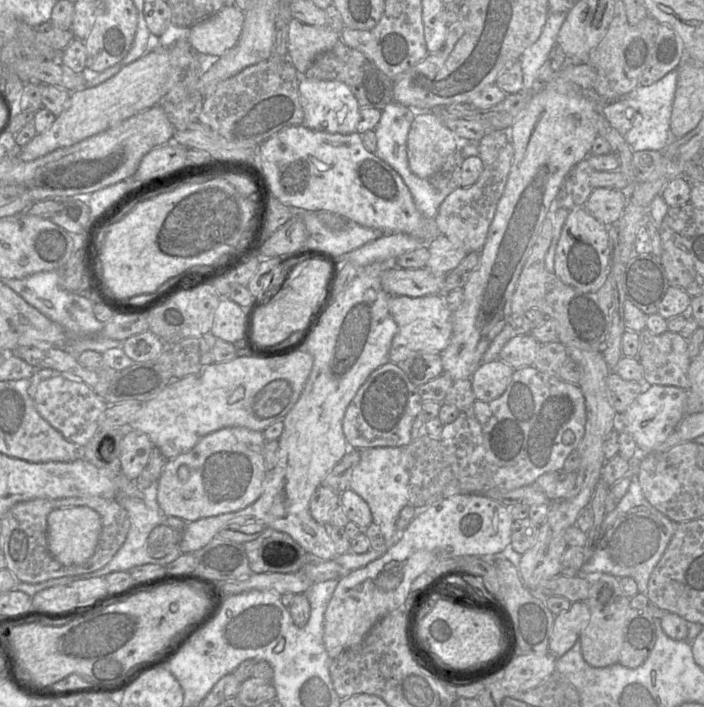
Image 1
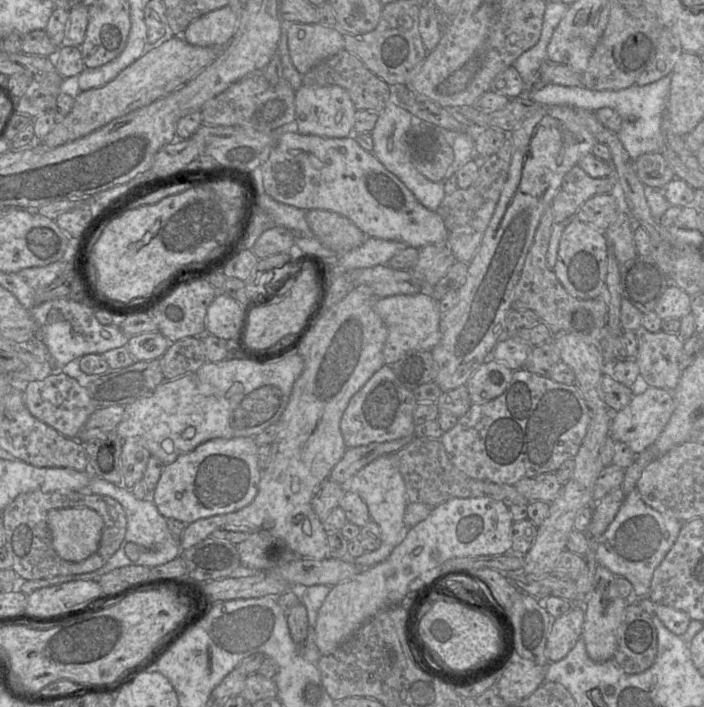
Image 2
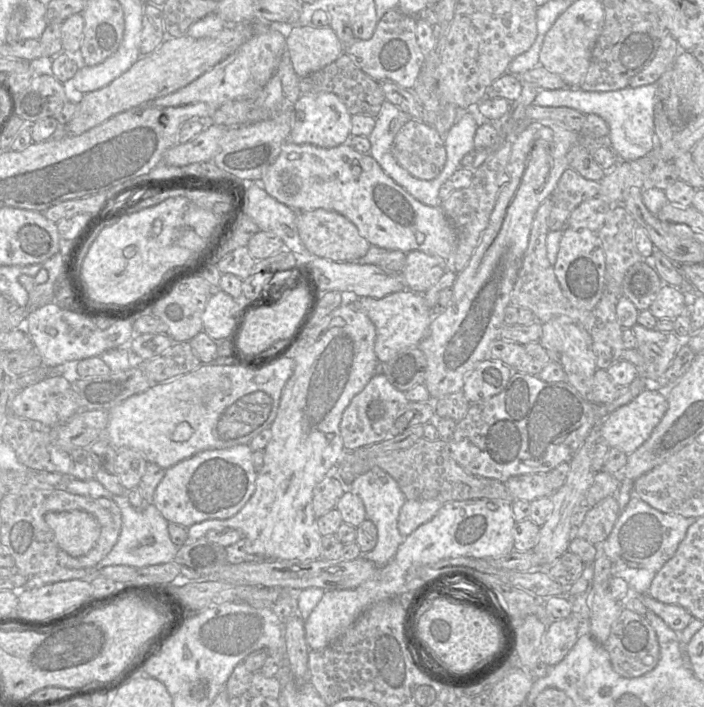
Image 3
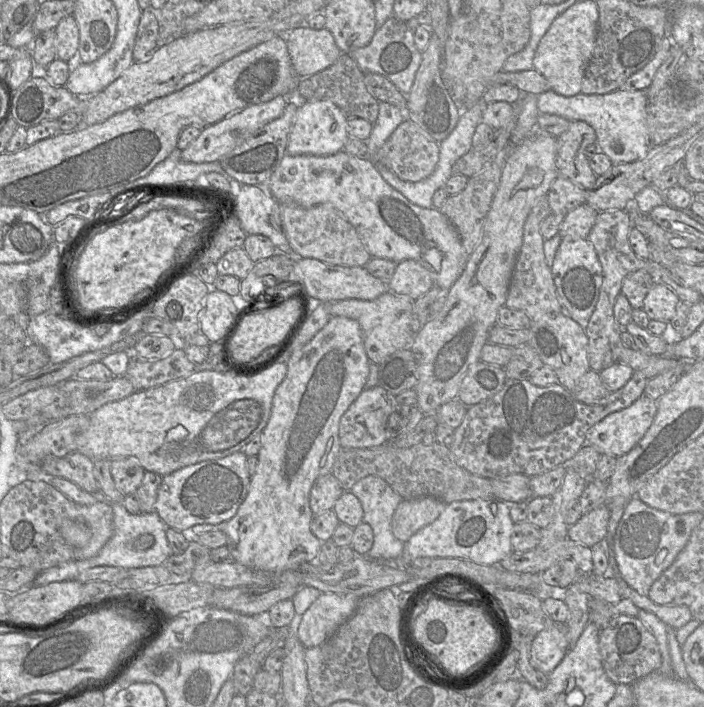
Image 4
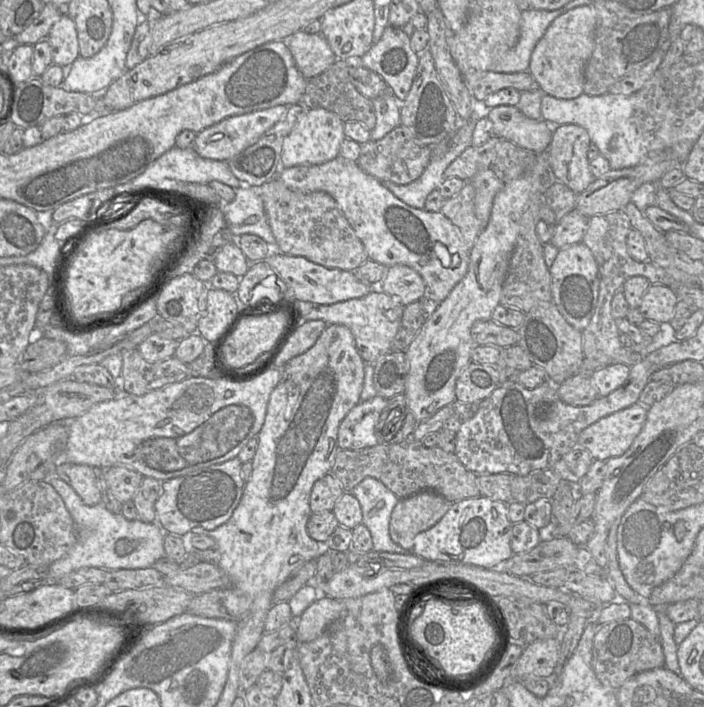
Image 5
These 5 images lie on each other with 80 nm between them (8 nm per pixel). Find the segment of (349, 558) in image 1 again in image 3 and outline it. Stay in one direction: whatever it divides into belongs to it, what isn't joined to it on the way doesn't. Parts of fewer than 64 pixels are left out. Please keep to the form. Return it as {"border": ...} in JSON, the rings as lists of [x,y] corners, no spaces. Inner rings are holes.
{"border":[[[374,467],[356,477],[348,487],[348,490],[361,498],[366,509],[367,519],[375,524],[378,532],[376,546],[370,552],[363,553],[363,557],[377,566],[388,564],[406,538],[398,529],[399,513],[407,500],[405,495],[395,479],[378,467]]]}

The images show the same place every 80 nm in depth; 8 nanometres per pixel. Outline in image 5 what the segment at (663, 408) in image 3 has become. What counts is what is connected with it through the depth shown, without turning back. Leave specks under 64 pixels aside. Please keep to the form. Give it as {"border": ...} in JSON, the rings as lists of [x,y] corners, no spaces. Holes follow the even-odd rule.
{"border":[[[640,403],[603,417],[585,428],[577,444],[586,448],[594,460],[606,461],[623,455],[641,431],[650,407]]]}

